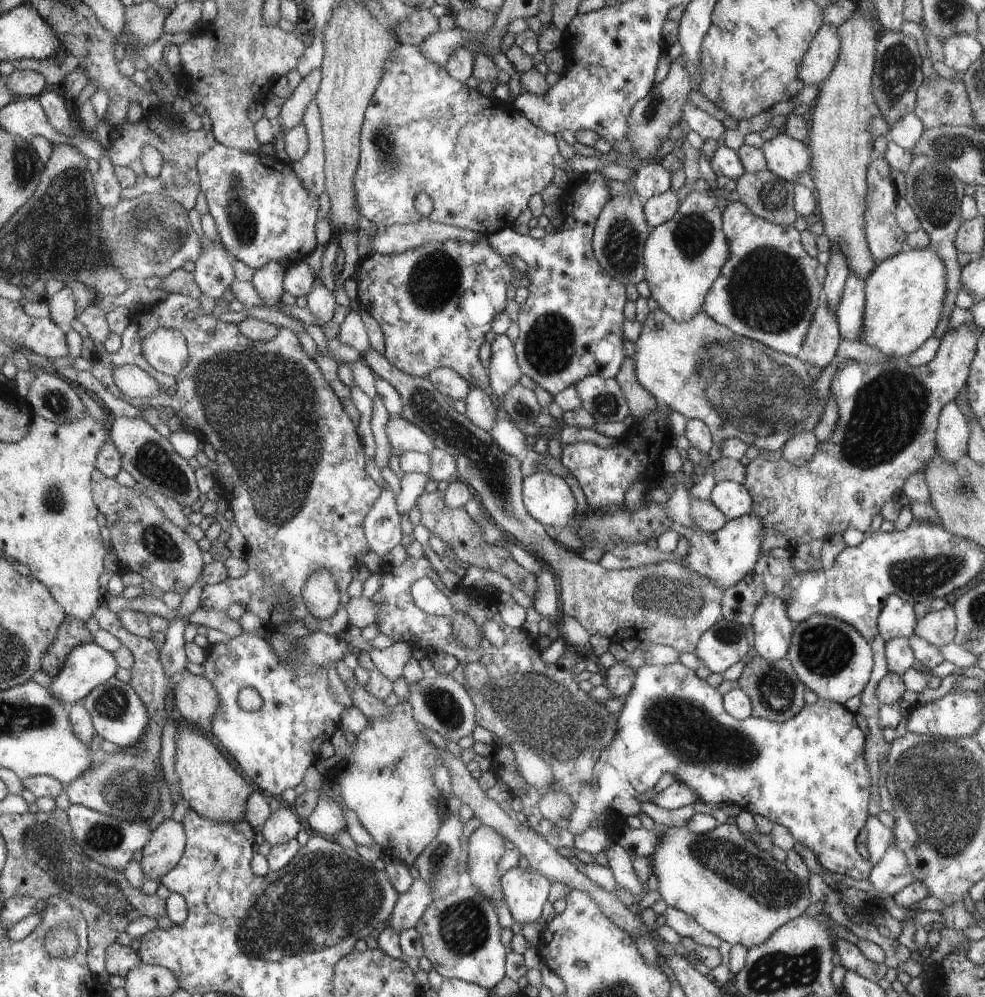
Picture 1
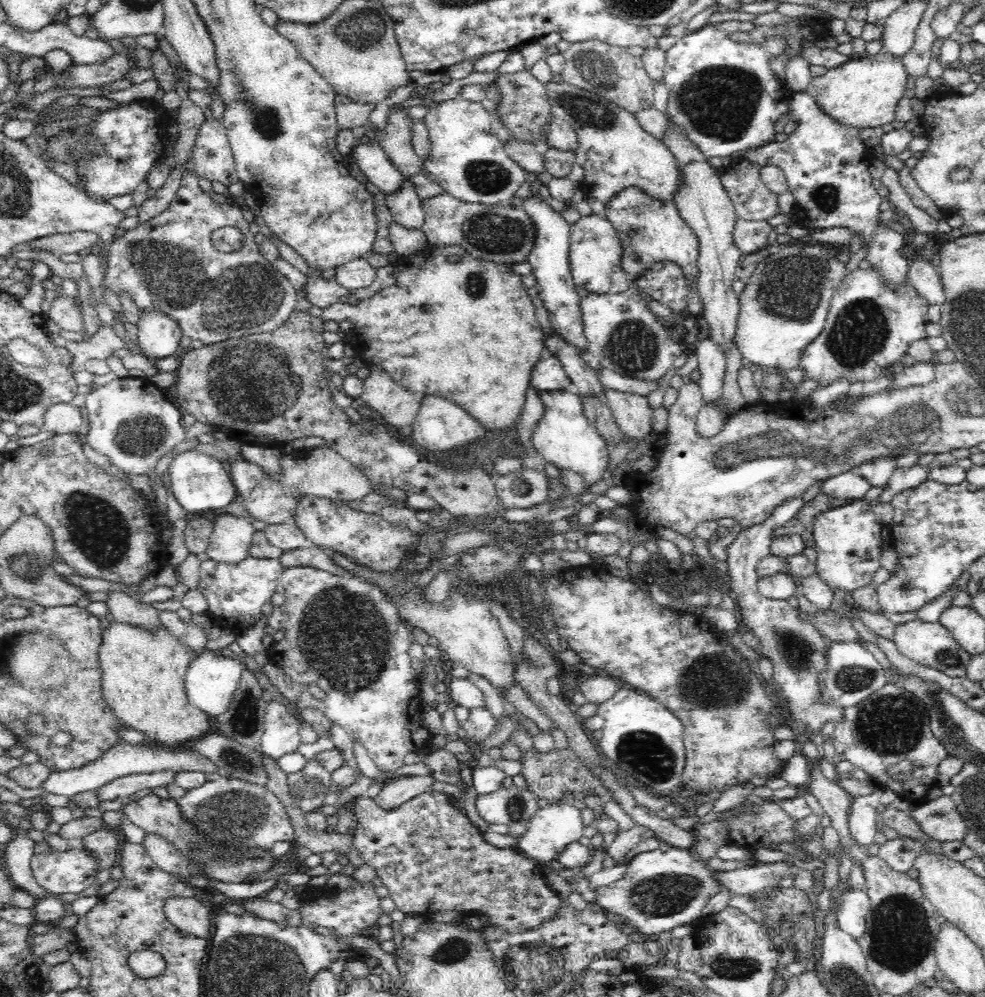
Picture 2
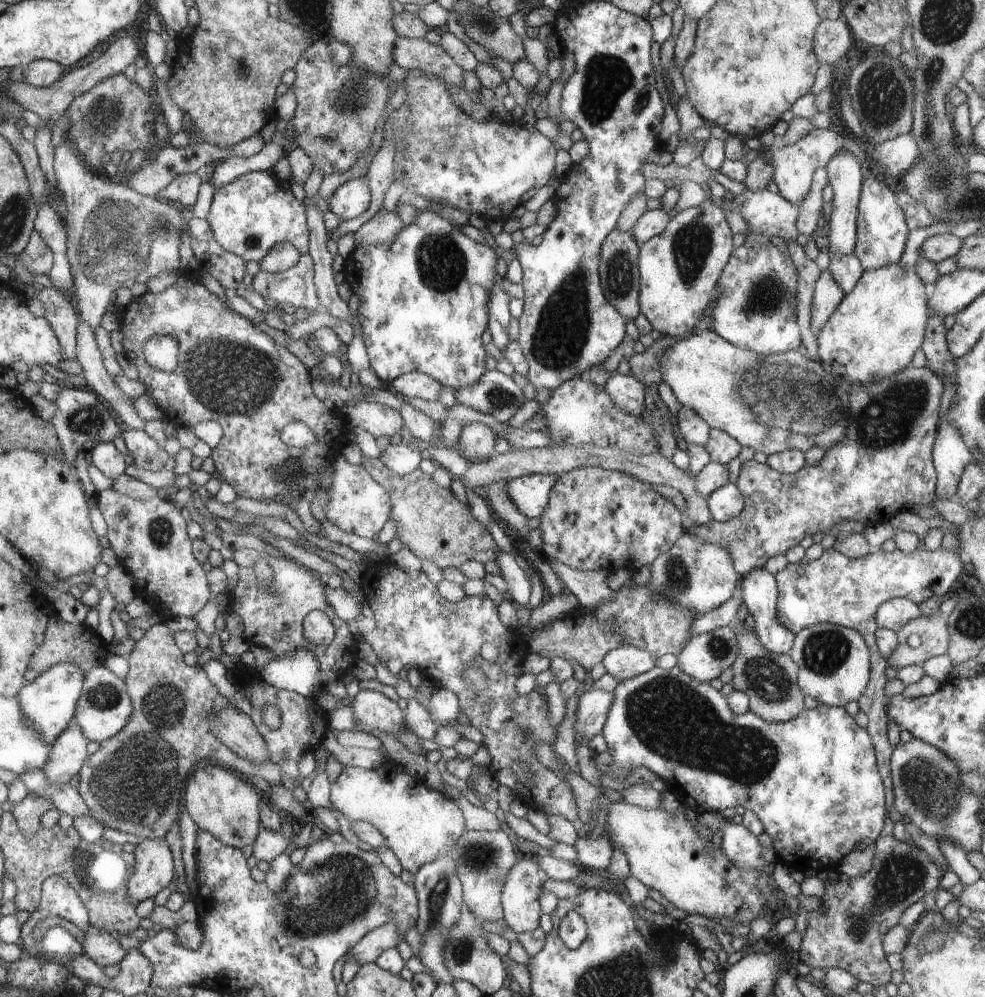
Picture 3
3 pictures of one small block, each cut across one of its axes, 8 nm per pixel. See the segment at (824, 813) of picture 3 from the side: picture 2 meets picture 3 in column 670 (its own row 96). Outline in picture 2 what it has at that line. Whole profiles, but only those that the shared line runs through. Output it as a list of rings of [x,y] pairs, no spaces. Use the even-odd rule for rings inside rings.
[[[732,20],[732,22],[720,22],[720,24],[704,25],[700,30],[696,32],[691,32],[688,35],[684,35],[683,38],[676,39],[676,44],[666,52],[665,55],[665,68],[664,68],[664,78],[663,82],[668,89],[668,102],[667,111],[670,114],[670,118],[674,123],[678,123],[678,126],[682,127],[686,131],[686,135],[690,139],[690,142],[695,145],[696,148],[700,148],[700,151],[706,157],[728,157],[736,152],[746,151],[747,149],[753,149],[754,147],[760,147],[765,145],[767,142],[774,140],[776,132],[774,131],[774,126],[778,122],[778,118],[782,114],[786,114],[787,109],[790,108],[790,101],[792,101],[792,96],[795,94],[794,91],[790,89],[787,92],[787,88],[783,86],[783,83],[777,78],[777,75],[773,72],[773,60],[777,55],[781,55],[789,46],[790,41],[790,30],[781,30],[778,37],[772,37],[770,39],[765,39],[762,42],[750,42],[741,43],[730,40],[729,36],[731,33],[741,31],[749,32],[753,30],[755,25],[753,22],[739,22],[738,20]]]

